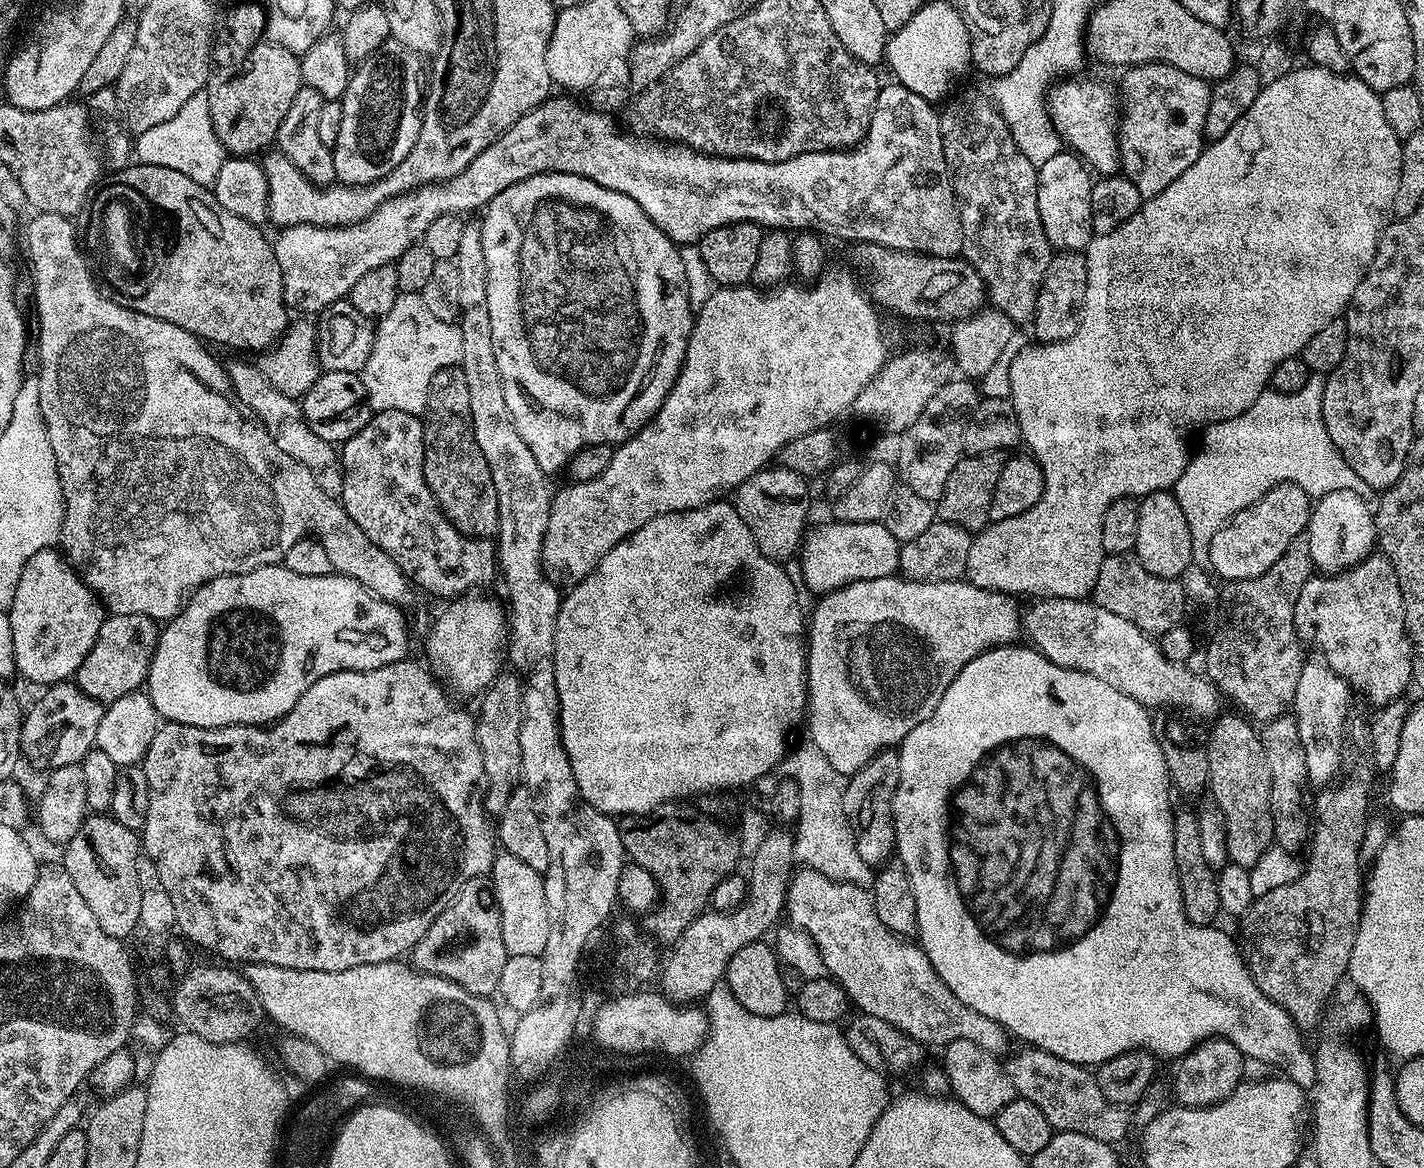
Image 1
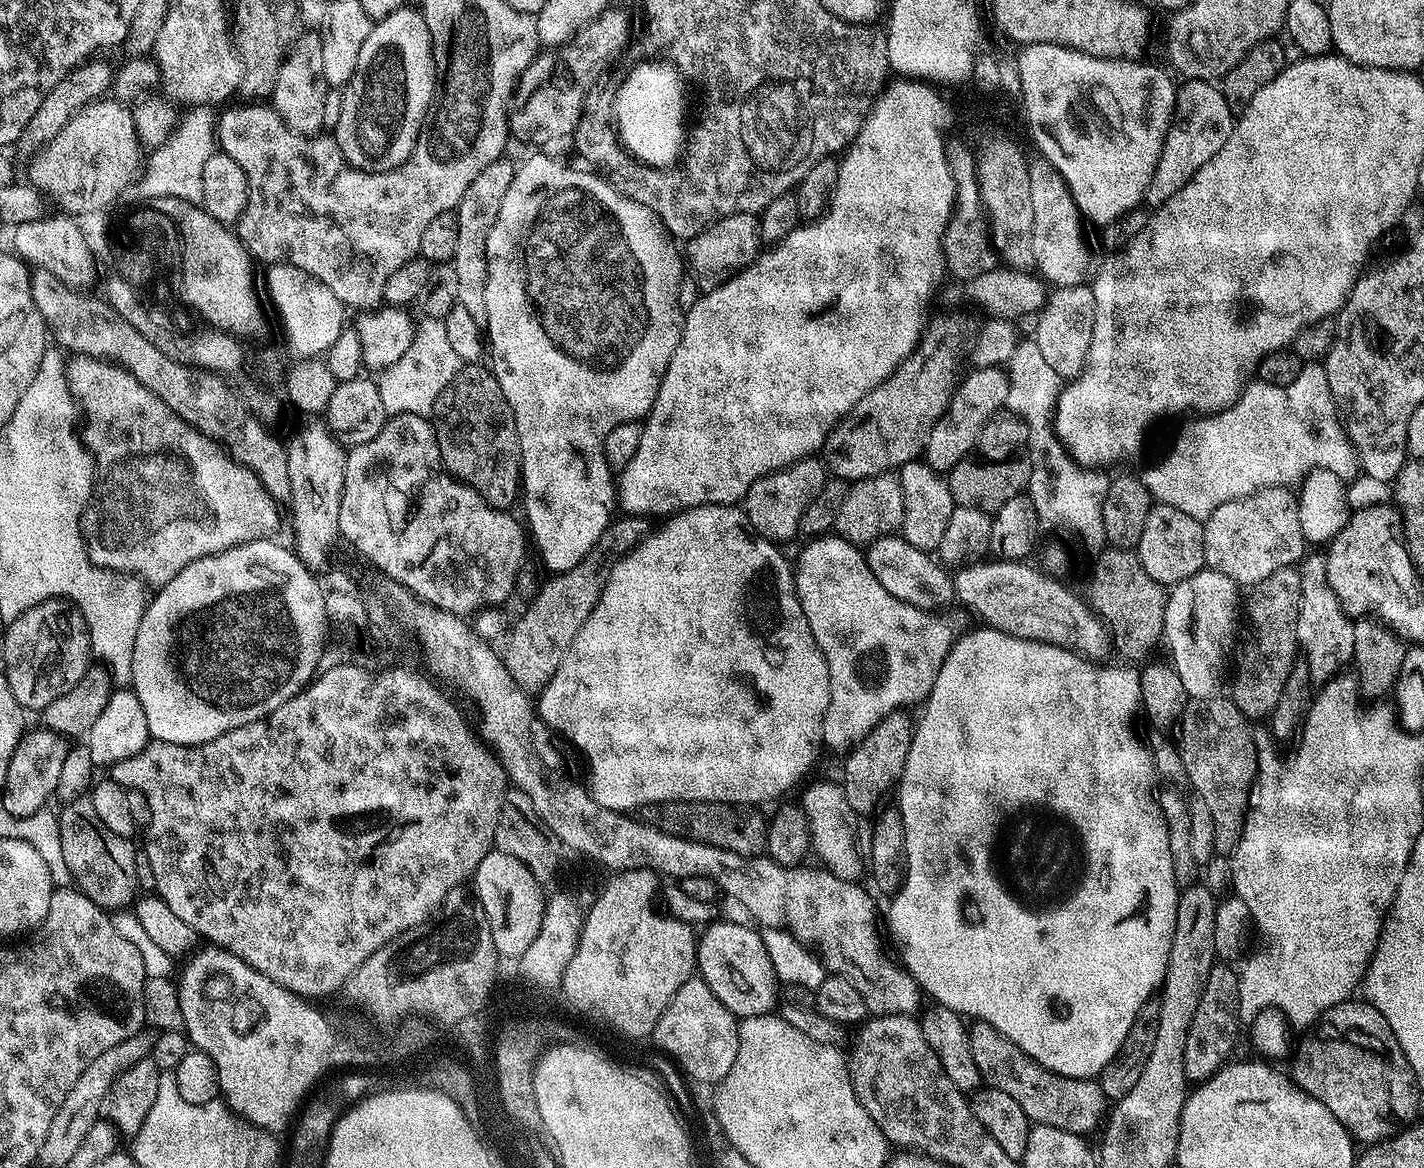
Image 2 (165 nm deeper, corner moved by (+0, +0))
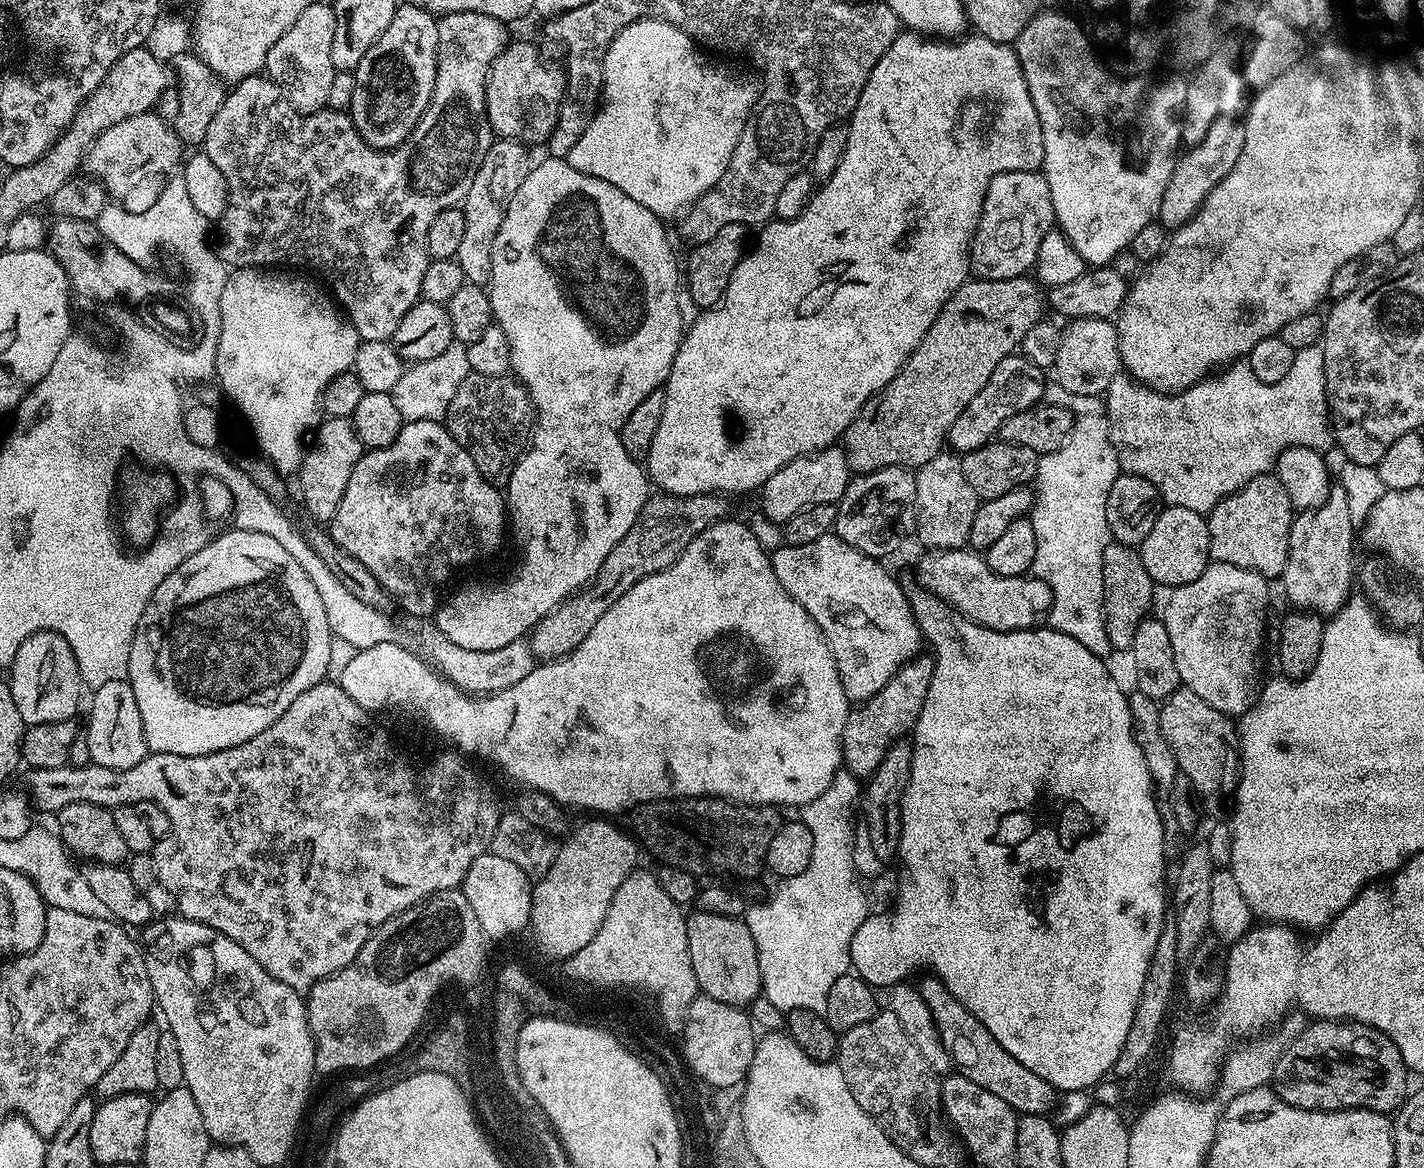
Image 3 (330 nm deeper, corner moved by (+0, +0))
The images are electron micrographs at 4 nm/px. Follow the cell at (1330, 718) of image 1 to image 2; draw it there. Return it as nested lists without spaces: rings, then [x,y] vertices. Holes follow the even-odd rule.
[[[1305,555],[1302,563],[1299,565],[1300,581],[1302,590],[1300,591],[1300,601],[1298,602],[1298,626],[1296,627],[1296,643],[1299,651],[1302,653],[1303,663],[1307,664],[1313,681],[1328,682],[1337,675],[1339,668],[1344,668],[1353,663],[1354,654],[1354,623],[1346,613],[1340,609],[1333,591],[1328,586],[1326,578],[1326,559],[1323,555],[1312,556]]]

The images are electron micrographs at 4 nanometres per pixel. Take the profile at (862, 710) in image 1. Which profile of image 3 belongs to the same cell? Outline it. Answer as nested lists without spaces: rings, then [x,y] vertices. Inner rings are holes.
[[[835,534],[824,535],[805,545],[781,546],[771,553],[771,557],[778,582],[782,582],[784,589],[804,607],[806,614],[810,614],[822,630],[834,654],[834,662],[849,701],[869,700],[878,694],[878,690],[882,690],[882,686],[886,686],[886,682],[890,682],[890,678],[894,678],[898,669],[921,655],[922,629],[908,605],[905,589],[900,589],[899,582],[880,565],[883,563],[877,557],[862,554],[862,550],[850,546]]]

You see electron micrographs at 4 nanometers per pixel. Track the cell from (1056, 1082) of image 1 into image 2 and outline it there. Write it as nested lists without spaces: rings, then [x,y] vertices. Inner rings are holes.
[[[983,1022],[971,1025],[968,1041],[981,1081],[989,1088],[997,1088],[1010,1094],[1010,1098],[1014,1098],[1014,1102],[1018,1102],[1018,1106],[1026,1110],[1033,1124],[1058,1126],[1058,1130],[1087,1137],[1088,1132],[1094,1131],[1096,1127],[1097,1131],[1105,1123],[1110,1104],[1095,1079],[1070,1078],[1054,1070],[1046,1070],[1046,1066],[1030,1058],[1014,1042],[1010,1042],[1010,1038]]]

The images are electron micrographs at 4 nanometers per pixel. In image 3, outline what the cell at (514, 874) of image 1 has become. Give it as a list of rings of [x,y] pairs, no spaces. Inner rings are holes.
[[[489,850],[477,858],[474,866],[470,866],[462,890],[466,894],[466,902],[470,902],[474,909],[478,926],[482,926],[485,935],[503,936],[531,920],[533,887],[530,877],[518,870],[514,862],[506,862],[506,858],[498,858]]]

